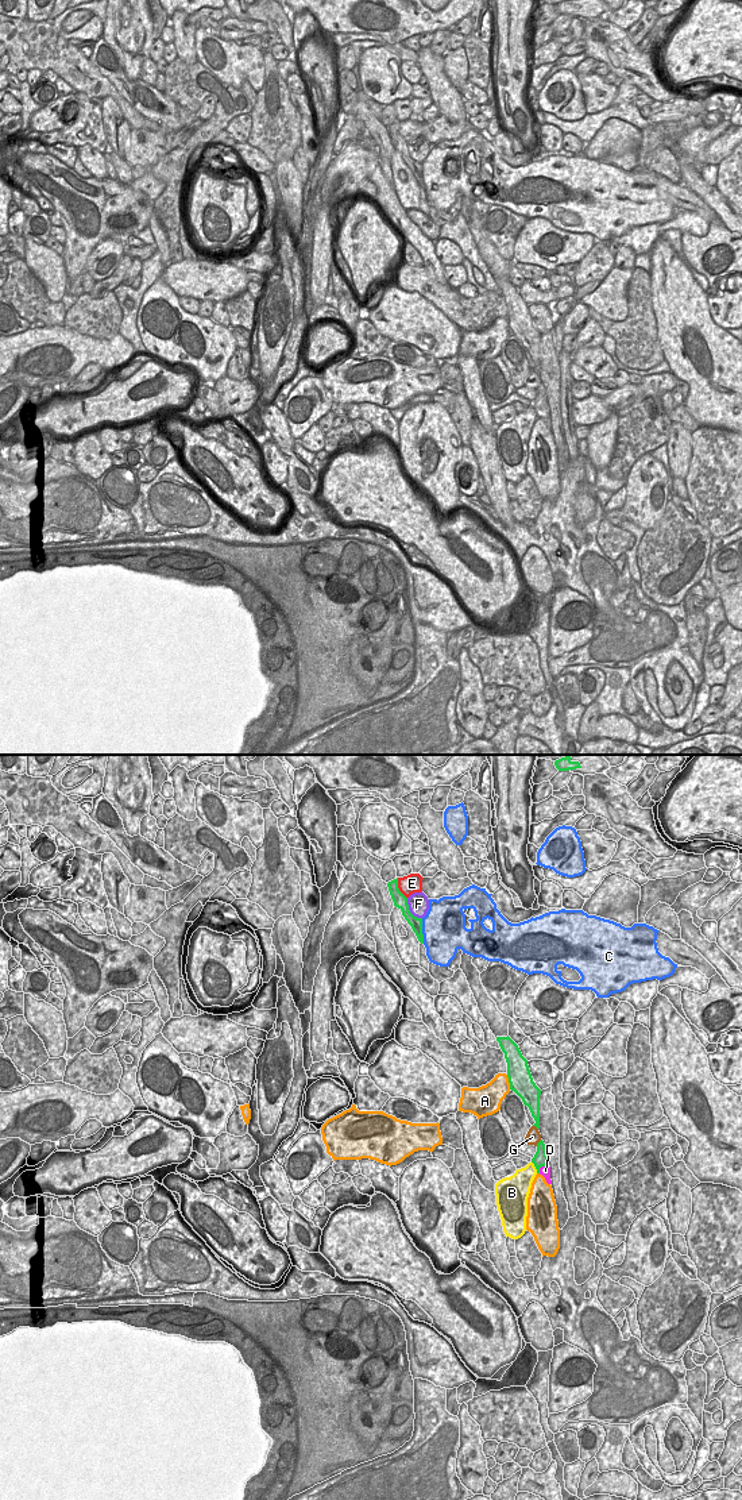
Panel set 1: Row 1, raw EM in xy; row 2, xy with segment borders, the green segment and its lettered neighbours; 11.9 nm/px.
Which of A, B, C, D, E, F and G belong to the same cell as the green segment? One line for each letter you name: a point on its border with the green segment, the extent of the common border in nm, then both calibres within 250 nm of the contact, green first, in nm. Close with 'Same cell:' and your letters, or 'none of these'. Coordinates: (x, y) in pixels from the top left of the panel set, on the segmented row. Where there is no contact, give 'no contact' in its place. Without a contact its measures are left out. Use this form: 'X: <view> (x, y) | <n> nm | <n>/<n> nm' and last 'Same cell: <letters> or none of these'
D: xy (541, 1165) | 190 nm | 170/130 nm
Same cell: D

